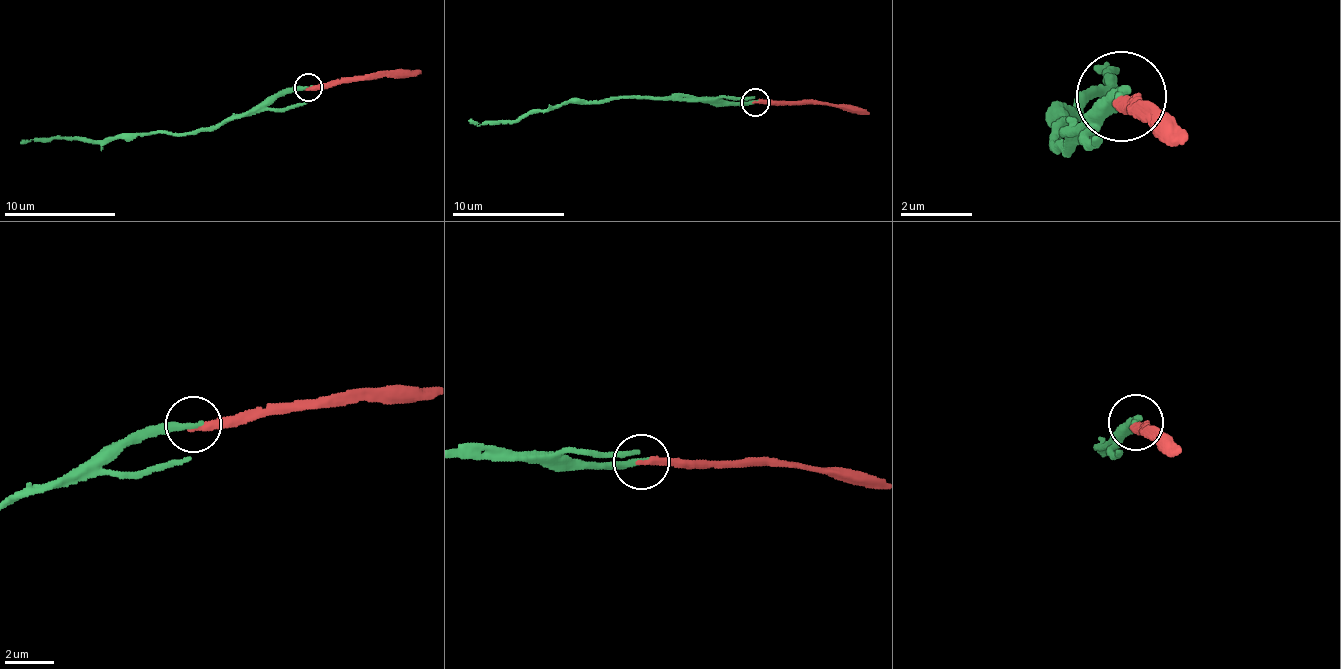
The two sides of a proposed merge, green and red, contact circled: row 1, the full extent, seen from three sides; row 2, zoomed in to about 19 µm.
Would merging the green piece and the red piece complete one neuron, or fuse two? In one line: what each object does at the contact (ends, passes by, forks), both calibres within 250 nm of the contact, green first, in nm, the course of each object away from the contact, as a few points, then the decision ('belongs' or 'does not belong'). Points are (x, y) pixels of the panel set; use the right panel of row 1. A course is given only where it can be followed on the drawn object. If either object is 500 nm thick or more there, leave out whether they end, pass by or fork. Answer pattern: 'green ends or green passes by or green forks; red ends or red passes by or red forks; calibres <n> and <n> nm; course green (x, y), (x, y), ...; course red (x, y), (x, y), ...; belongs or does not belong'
green ends; red ends; calibres 280 and 300 nm; course green (1119, 93), (1116, 84), (1058, 146), (1058, 100), (1083, 115), (1081, 101), (1106, 91), (1110, 67), (1091, 68); course red (1119, 102), (1159, 139), (1187, 138); does not belong

